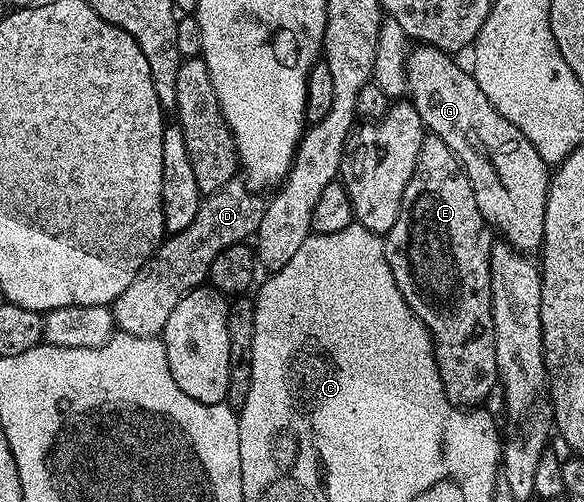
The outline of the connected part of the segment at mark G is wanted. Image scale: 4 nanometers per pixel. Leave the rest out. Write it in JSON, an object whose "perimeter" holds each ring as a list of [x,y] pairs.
{"perimeter":[[[412,46],[407,53],[406,94],[409,96],[409,101],[417,109],[424,128],[430,134],[441,137],[441,141],[445,141],[445,145],[449,145],[449,149],[453,149],[460,165],[463,166],[464,173],[473,185],[479,183],[479,143],[483,146],[483,151],[487,154],[488,161],[491,162],[491,171],[495,174],[491,183],[478,184],[477,187],[479,208],[484,221],[496,232],[499,230],[503,234],[500,236],[515,250],[524,253],[538,252],[543,246],[545,205],[547,204],[547,194],[551,188],[552,172],[549,170],[549,165],[543,160],[541,153],[537,153],[537,149],[533,149],[533,145],[527,140],[525,133],[521,133],[521,129],[517,129],[517,125],[505,121],[505,117],[501,117],[501,113],[497,113],[497,109],[493,109],[489,97],[485,97],[485,93],[481,93],[481,85],[477,85],[474,74],[468,68],[466,71],[461,64],[454,63],[451,59],[454,58],[448,52],[436,47]]]}

